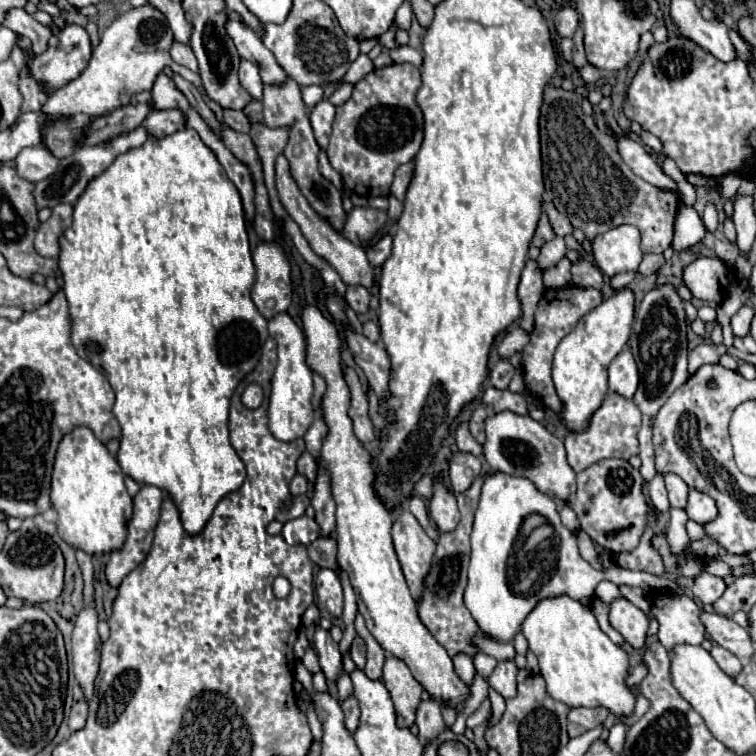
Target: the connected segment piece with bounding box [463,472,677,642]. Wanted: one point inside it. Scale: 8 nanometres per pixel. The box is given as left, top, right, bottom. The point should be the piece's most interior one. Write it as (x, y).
(521, 554)

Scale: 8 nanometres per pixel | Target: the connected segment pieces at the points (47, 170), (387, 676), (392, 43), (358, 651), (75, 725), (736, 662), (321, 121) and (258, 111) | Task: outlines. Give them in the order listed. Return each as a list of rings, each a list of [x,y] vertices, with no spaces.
[[[43,146],[23,148],[15,158],[17,174],[23,180],[33,182],[33,184],[55,174],[57,164],[59,164],[59,160],[55,156],[51,156],[51,152],[47,152],[47,148],[43,148]]]
[[[387,658],[383,668],[383,684],[391,694],[397,712],[397,726],[411,728],[415,722],[415,712],[421,702],[423,686],[413,678],[407,664],[399,658]]]
[[[393,24],[383,36],[379,36],[379,42],[383,44],[383,48],[387,48],[387,50],[393,50],[393,48],[399,48],[401,44],[395,40],[395,34],[397,34],[397,26]]]
[[[355,638],[353,640],[353,644],[351,644],[351,660],[355,662],[355,666],[359,668],[359,670],[364,670],[365,668],[365,654],[367,654],[367,648],[365,648],[365,642],[363,642],[363,638]]]
[[[79,700],[73,704],[71,714],[69,714],[69,730],[77,732],[85,726],[85,722],[87,722],[87,702]]]
[[[713,644],[713,650],[711,650],[711,656],[715,658],[715,662],[719,664],[719,668],[727,674],[727,676],[737,676],[741,670],[743,670],[743,664],[741,664],[741,660],[733,654],[733,652],[729,652],[729,650],[725,650],[725,648],[721,648],[721,646],[717,646],[717,644]]]
[[[329,100],[319,102],[311,112],[311,126],[313,126],[315,140],[321,146],[321,150],[327,150],[333,120],[335,120],[335,106]]]
[[[253,100],[251,104],[247,104],[247,108],[245,108],[243,112],[245,112],[245,116],[247,116],[251,122],[263,122],[263,106],[261,106],[261,102]]]

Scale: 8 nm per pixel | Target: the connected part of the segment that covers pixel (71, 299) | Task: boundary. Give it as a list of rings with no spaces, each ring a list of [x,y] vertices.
[[[191,128],[177,130],[175,134],[165,136],[163,140],[155,140],[153,136],[149,136],[147,144],[143,144],[141,148],[133,148],[131,152],[117,156],[115,162],[101,176],[89,182],[83,196],[75,202],[73,224],[69,232],[65,232],[61,238],[59,266],[63,272],[63,280],[65,280],[63,292],[67,296],[69,310],[71,310],[73,346],[81,358],[89,360],[95,368],[99,368],[107,376],[117,398],[113,406],[113,414],[121,426],[121,440],[119,440],[121,446],[117,452],[117,462],[121,470],[141,486],[151,484],[151,486],[161,488],[179,508],[181,524],[185,532],[191,536],[199,534],[209,522],[217,502],[225,494],[239,490],[245,480],[245,466],[229,442],[229,430],[227,430],[229,402],[241,378],[249,374],[259,362],[263,344],[269,338],[267,320],[259,314],[259,310],[255,308],[251,300],[251,288],[255,282],[255,266],[251,260],[251,250],[249,250],[249,240],[247,240],[243,204],[241,204],[241,196],[235,184],[227,180],[227,174],[223,172],[221,164],[215,160],[215,154],[201,142],[195,130]]]

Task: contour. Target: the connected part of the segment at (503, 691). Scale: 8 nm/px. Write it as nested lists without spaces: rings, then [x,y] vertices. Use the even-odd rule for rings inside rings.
[[[507,660],[507,662],[499,662],[495,666],[495,670],[489,676],[489,684],[493,690],[497,690],[503,698],[513,698],[517,694],[517,666]]]

